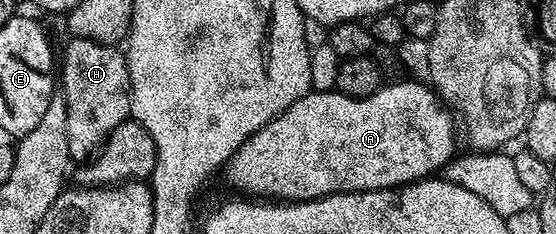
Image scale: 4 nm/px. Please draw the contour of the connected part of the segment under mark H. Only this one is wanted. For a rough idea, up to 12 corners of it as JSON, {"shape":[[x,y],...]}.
{"shape":[[74,37],[59,66],[67,148],[92,159],[131,114],[116,45]]}

